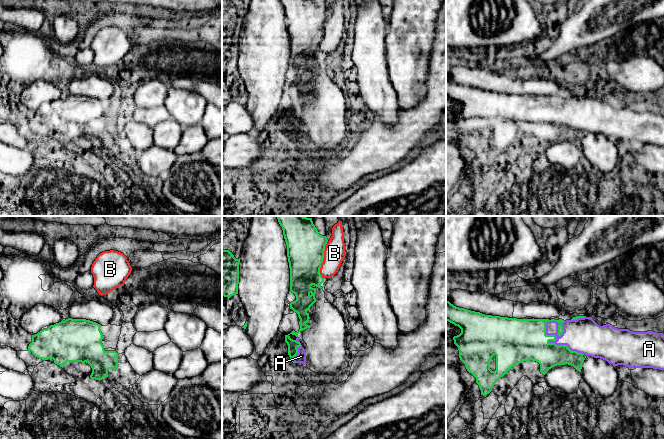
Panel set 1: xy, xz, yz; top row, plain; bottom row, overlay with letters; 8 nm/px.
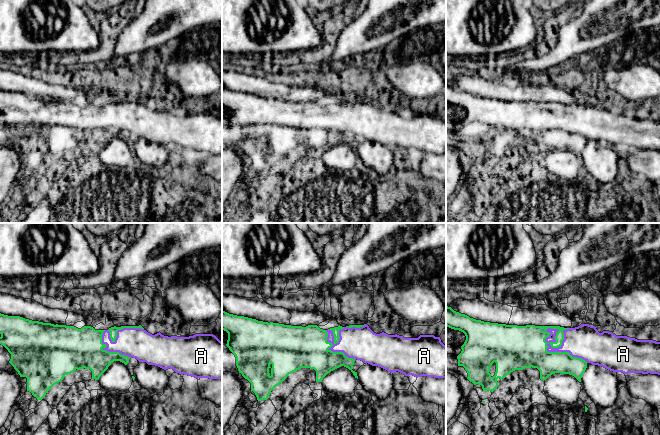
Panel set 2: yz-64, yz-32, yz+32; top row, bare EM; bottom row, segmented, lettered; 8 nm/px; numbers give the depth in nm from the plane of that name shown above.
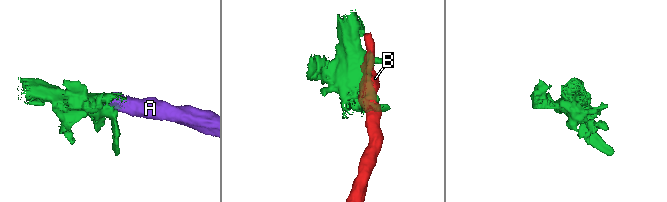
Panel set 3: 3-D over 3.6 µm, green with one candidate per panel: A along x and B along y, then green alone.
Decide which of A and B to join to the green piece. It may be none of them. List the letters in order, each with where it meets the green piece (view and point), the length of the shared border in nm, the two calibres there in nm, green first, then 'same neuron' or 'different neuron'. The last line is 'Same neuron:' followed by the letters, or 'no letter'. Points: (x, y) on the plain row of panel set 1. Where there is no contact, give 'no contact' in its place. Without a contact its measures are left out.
A: meets green in yz at (555, 120); contact 400 nm long; 340 nm thick on the green side, 280 nm on the other; same neuron
B: meets green in xz at (322, 36); contact 280 nm long; 300 nm thick on the green side, 170 nm on the other; different neuron
Same neuron: A

